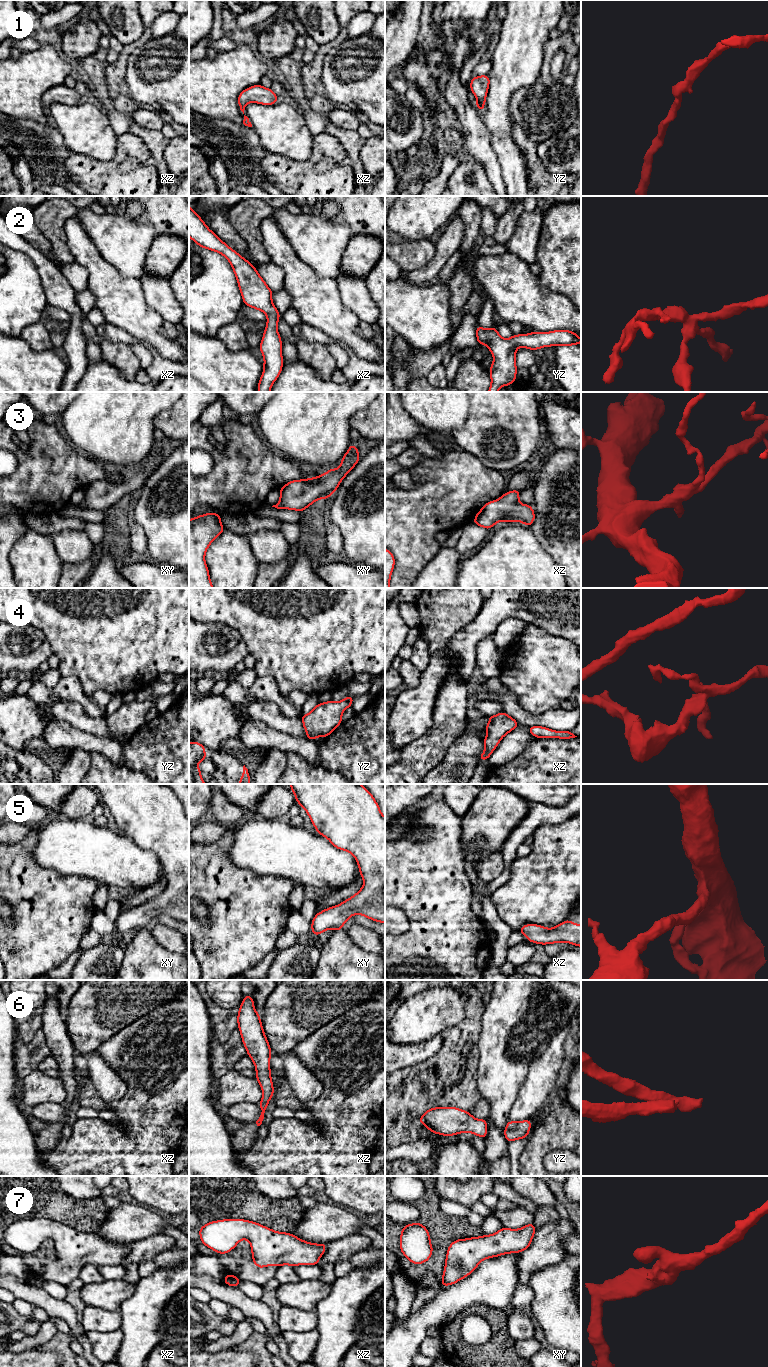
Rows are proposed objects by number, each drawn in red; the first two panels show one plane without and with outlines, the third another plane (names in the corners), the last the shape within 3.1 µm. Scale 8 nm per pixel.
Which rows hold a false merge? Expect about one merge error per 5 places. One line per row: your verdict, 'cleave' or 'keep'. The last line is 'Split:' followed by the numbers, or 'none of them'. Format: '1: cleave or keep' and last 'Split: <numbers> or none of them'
1: keep
2: keep
3: keep
4: keep
5: keep
6: keep
7: keep
Split: none of them

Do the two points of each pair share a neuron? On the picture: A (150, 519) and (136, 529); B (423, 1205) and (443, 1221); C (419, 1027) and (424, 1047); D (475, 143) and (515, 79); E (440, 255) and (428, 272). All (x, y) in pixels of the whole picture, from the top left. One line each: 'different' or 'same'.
A: different
B: same
C: different
D: different
E: same

